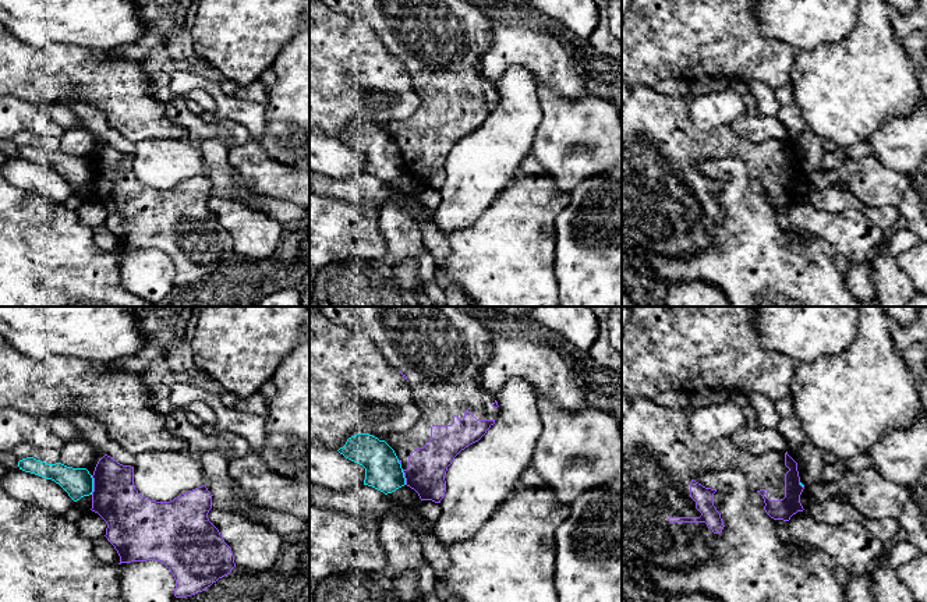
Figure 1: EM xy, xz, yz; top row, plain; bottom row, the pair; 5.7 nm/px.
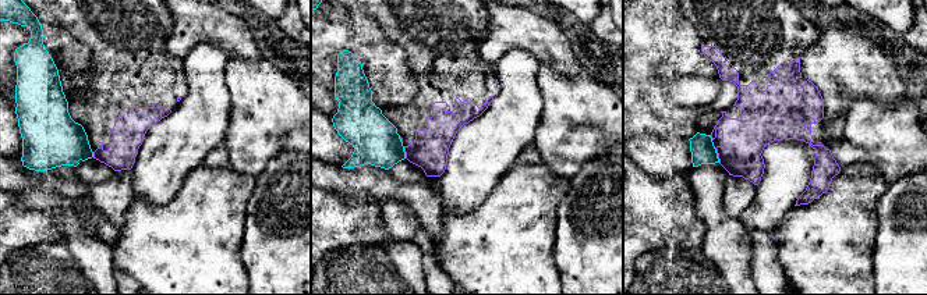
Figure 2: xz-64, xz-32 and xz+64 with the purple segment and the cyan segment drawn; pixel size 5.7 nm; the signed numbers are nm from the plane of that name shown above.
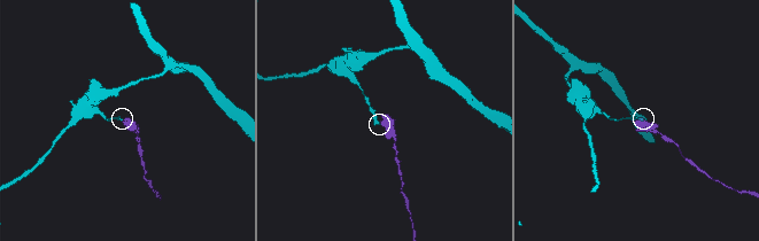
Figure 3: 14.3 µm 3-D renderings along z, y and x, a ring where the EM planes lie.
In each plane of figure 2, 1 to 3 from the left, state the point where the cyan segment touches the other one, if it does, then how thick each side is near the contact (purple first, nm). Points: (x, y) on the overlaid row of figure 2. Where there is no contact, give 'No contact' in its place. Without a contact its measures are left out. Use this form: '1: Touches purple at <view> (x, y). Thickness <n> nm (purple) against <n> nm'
1: Touches purple at xz-64 (94, 155). Thickness 190 nm (purple) against 320 nm
2: Touches purple at xz-32 (404, 150). Thickness 220 nm (purple) against 260 nm
3: Touches purple at xz+64 (718, 155). Thickness 260 nm (purple) against 140 nm

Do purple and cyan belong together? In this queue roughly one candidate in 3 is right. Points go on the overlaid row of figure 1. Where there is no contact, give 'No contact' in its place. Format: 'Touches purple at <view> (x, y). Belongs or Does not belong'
Touches purple at xy (94, 485). Does not belong

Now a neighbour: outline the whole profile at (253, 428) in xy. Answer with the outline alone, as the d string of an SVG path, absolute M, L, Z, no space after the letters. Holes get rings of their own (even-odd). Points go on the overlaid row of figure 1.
M177 383L171 387L169 400L177 407L187 410L194 401L204 401L216 414L216 422L209 428L212 432L233 432L244 438L252 452L259 453L266 440L266 421L250 412L240 412L226 407L220 396L202 390L194 383Z

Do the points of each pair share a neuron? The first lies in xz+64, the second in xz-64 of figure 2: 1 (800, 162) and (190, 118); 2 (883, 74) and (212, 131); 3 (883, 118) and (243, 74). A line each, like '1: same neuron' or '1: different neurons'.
1: same neuron
2: different neurons
3: same neuron

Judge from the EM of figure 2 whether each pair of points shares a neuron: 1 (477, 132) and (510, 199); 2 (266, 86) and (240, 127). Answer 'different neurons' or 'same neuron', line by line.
1: different neurons
2: same neuron

